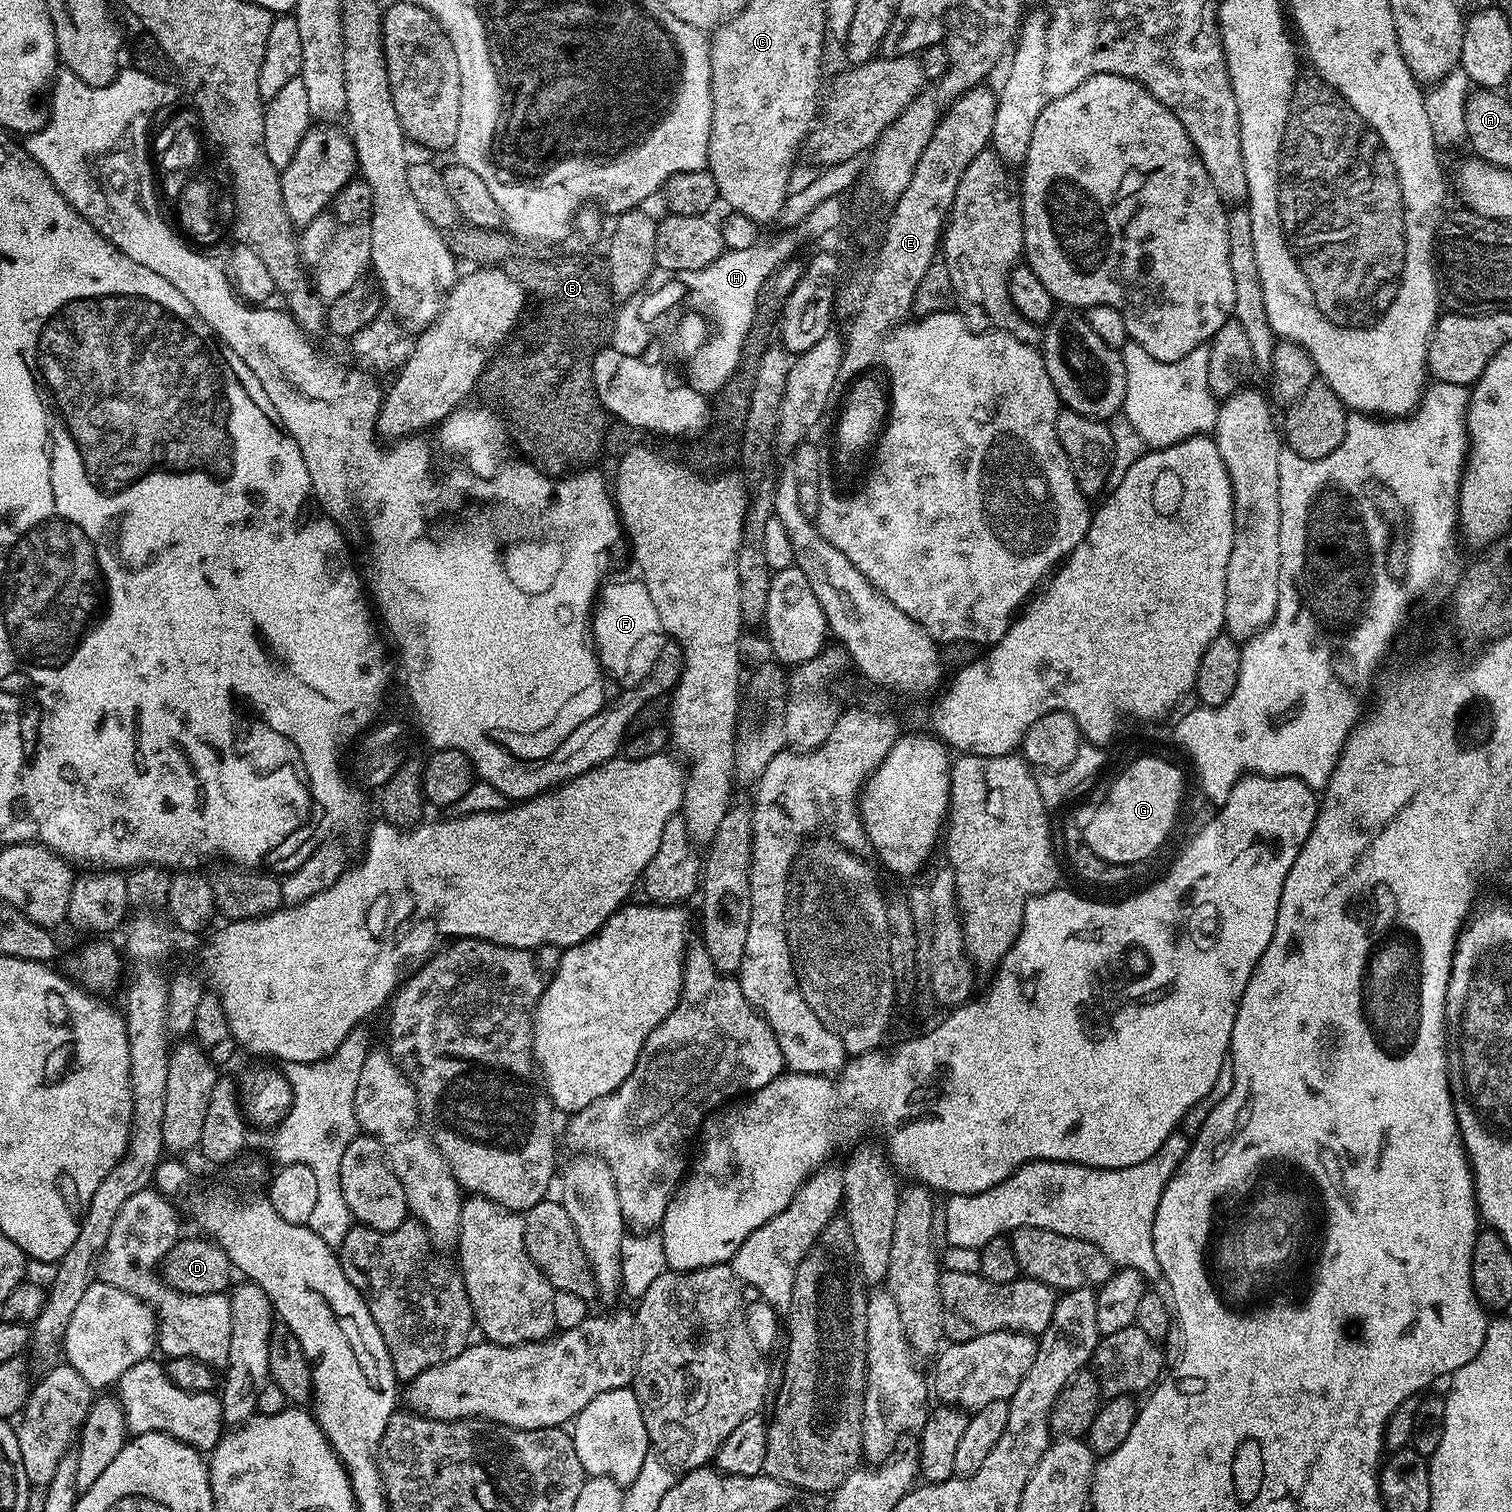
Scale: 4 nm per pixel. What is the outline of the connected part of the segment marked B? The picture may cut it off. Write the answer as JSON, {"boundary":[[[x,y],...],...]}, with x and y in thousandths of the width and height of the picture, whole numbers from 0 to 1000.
{"boundary":[[[341,168],[341,169],[339,169],[338,171],[333,173],[332,177],[335,181],[337,181],[344,188],[346,188],[347,191],[349,191],[349,192],[351,194],[351,195],[352,195],[352,193],[353,195],[354,195],[354,201],[356,203],[357,203],[357,217],[358,219],[360,219],[360,225],[356,226],[355,228],[353,229],[353,230],[349,230],[347,231],[347,233],[339,233],[337,234],[337,235],[329,236],[329,238],[327,236],[327,237],[326,237],[325,240],[323,240],[323,243],[320,244],[320,247],[319,249],[319,258],[320,257],[321,261],[323,261],[324,264],[325,264],[325,265],[324,265],[325,269],[327,271],[331,278],[333,278],[333,280],[335,281],[335,285],[337,289],[338,293],[340,294],[340,296],[342,296],[342,298],[344,298],[345,301],[347,301],[345,302],[346,302],[347,305],[349,305],[353,307],[355,310],[357,310],[358,312],[362,313],[363,315],[366,316],[366,315],[372,314],[373,313],[375,313],[376,312],[376,308],[378,306],[382,307],[380,308],[388,308],[386,306],[393,304],[394,302],[396,300],[397,296],[398,296],[399,294],[399,288],[401,288],[402,286],[402,280],[403,280],[403,276],[402,273],[400,272],[399,270],[397,268],[397,264],[396,263],[396,261],[394,260],[394,256],[393,255],[393,237],[395,235],[395,234],[397,233],[397,231],[400,229],[400,228],[403,227],[403,220],[406,215],[406,196],[405,195],[405,190],[403,189],[403,181],[402,181],[402,173],[401,173],[401,171],[400,171],[399,169],[397,169],[397,169],[376,169],[374,171],[374,172],[351,172],[351,171],[349,169],[343,169],[343,168]]]}

